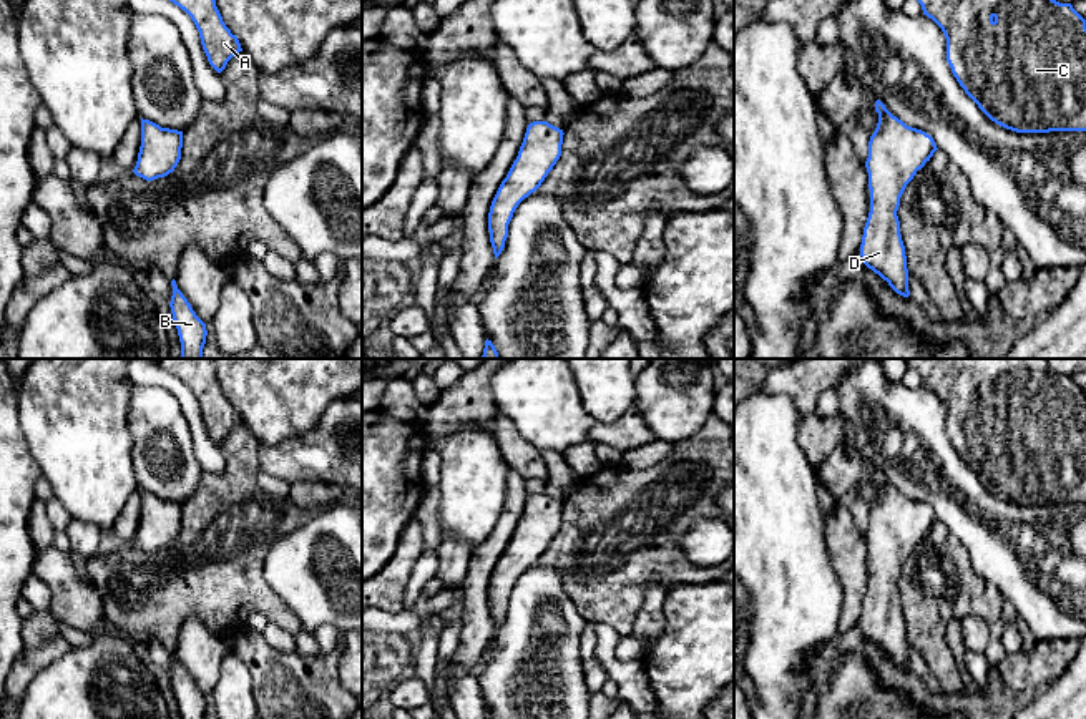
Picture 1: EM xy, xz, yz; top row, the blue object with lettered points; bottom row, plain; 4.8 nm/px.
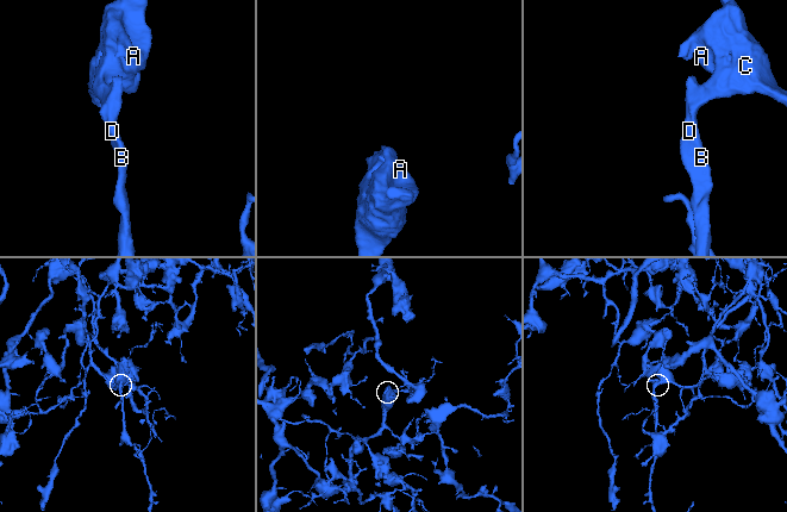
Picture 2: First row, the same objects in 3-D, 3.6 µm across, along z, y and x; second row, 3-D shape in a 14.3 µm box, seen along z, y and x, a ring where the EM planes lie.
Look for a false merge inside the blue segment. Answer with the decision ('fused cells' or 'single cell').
fused cells

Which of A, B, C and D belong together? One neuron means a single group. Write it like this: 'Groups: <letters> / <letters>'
Groups: A C / B D

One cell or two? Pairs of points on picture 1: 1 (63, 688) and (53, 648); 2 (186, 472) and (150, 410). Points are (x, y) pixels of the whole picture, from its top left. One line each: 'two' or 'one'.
1: two
2: one

